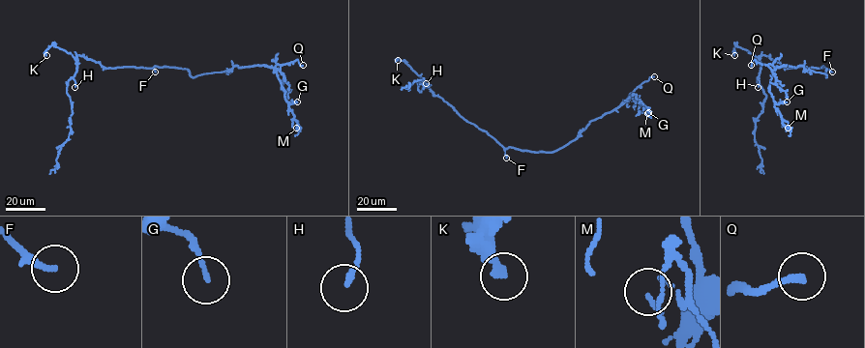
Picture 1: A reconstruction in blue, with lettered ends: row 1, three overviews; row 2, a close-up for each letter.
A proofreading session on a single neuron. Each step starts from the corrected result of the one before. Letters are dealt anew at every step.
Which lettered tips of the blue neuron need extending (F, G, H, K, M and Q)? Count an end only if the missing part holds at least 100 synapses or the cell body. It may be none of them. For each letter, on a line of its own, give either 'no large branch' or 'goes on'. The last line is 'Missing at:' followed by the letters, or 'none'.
F: goes on
G: no large branch
H: no large branch
K: no large branch
M: no large branch
Q: goes on
Missing at: F, Q

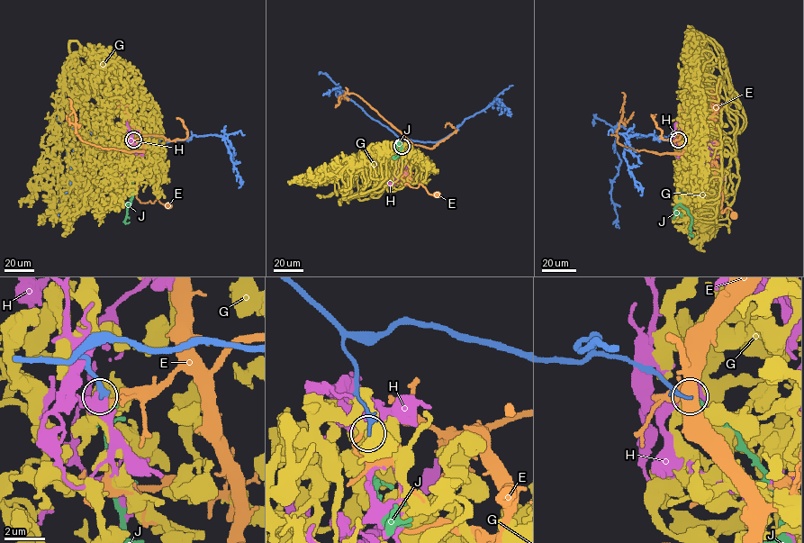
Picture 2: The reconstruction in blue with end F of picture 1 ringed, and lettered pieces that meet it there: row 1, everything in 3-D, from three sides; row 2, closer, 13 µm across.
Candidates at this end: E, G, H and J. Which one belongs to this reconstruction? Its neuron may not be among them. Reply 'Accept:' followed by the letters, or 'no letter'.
Accept: J

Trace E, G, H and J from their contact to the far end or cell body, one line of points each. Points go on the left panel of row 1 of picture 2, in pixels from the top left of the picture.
E: (133, 140), (140, 138), (143, 147), (138, 157), (136, 197), (141, 203), (153, 203), (158, 199), (168, 204)
G: (133, 140), (99, 146), (95, 157), (57, 185), (34, 186), (20, 206)
H: (133, 140), (134, 152), (131, 149), (126, 156), (120, 190)
J: (133, 140), (133, 193), (124, 221), (130, 222)

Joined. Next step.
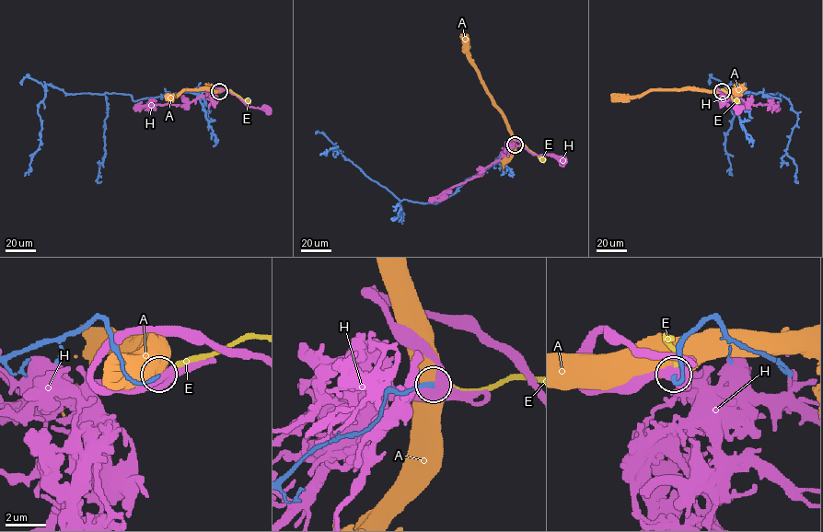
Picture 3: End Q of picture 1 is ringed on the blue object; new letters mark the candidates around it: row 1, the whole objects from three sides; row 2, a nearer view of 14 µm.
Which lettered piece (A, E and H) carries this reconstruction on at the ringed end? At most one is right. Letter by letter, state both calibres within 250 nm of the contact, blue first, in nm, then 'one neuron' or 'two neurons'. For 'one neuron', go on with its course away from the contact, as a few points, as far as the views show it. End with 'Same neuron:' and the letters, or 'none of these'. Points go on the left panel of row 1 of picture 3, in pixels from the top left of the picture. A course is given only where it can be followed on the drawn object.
A: calibres 240 and 850 nm; two neurons
E: calibres 200 and 240 nm; one neuron; course (220, 92), (229, 89), (246, 100)
H: calibres 280 and 480 nm; two neurons
Same neuron: E

